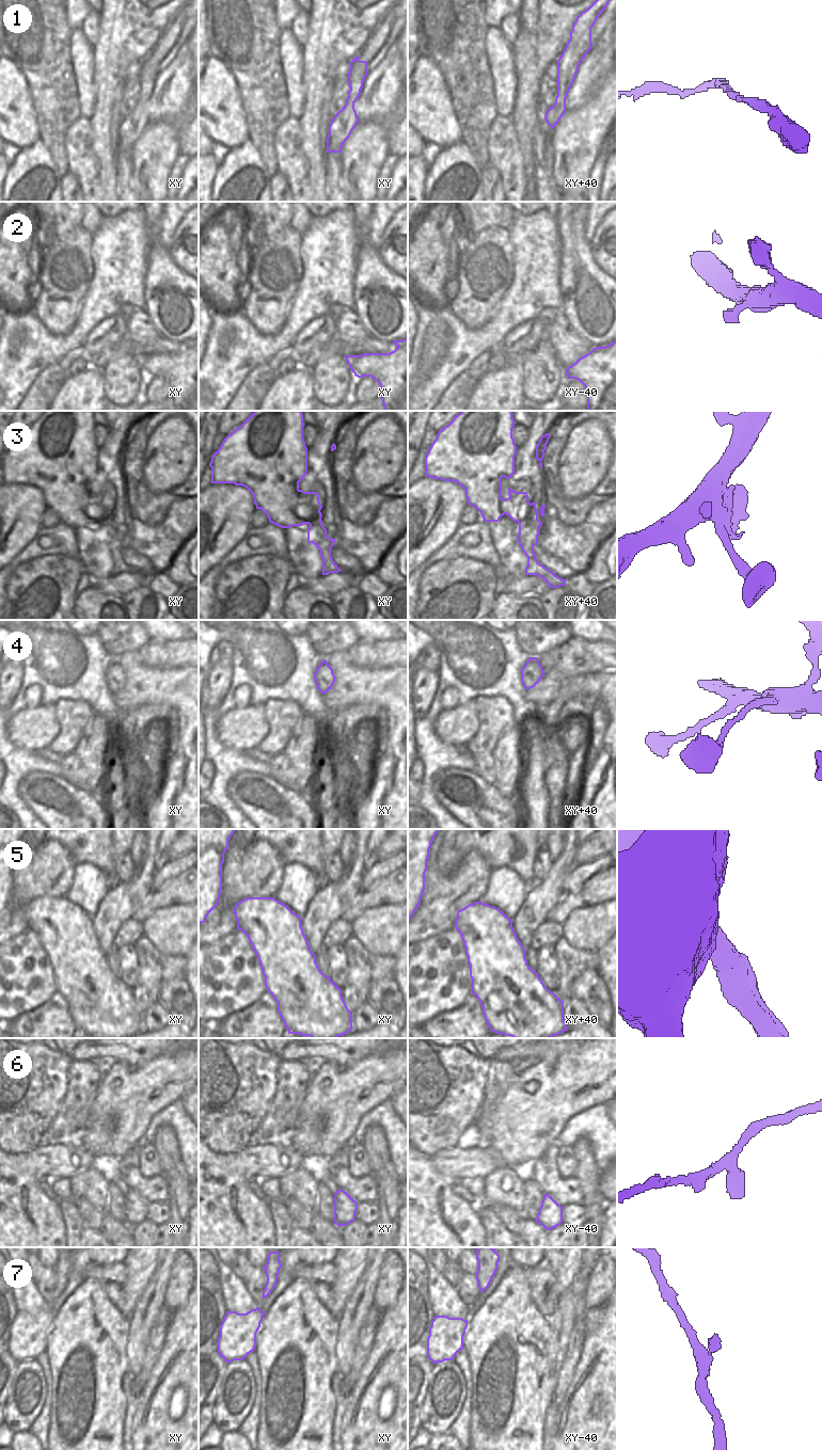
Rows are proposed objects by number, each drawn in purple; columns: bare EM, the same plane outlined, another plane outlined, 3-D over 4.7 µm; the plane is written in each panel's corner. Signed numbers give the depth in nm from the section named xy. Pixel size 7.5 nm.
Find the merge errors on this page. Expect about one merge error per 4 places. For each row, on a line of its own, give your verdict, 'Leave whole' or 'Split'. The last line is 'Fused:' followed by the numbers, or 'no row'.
1: Leave whole
2: Leave whole
3: Split
4: Leave whole
5: Leave whole
6: Leave whole
7: Leave whole
Fused: 3

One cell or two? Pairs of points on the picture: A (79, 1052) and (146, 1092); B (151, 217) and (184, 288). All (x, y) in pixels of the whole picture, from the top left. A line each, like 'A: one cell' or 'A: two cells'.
A: two cells
B: one cell

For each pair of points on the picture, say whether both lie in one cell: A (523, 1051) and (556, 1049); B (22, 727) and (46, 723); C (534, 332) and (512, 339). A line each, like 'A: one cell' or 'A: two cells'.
A: one cell
B: one cell
C: one cell

